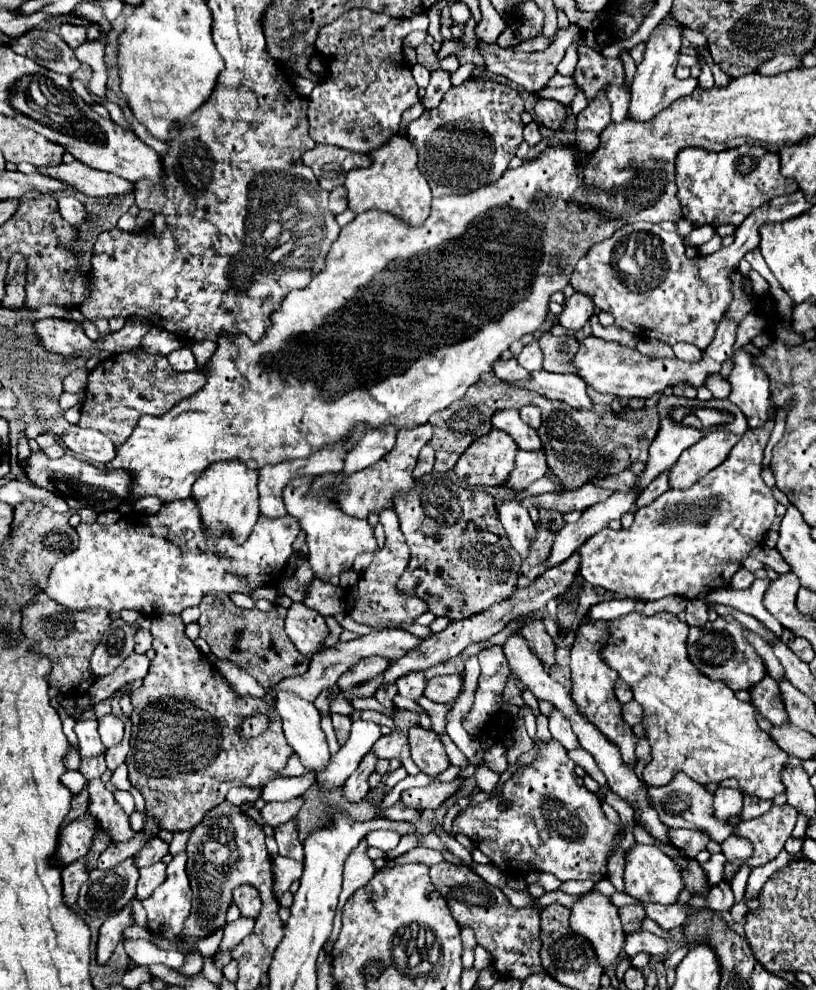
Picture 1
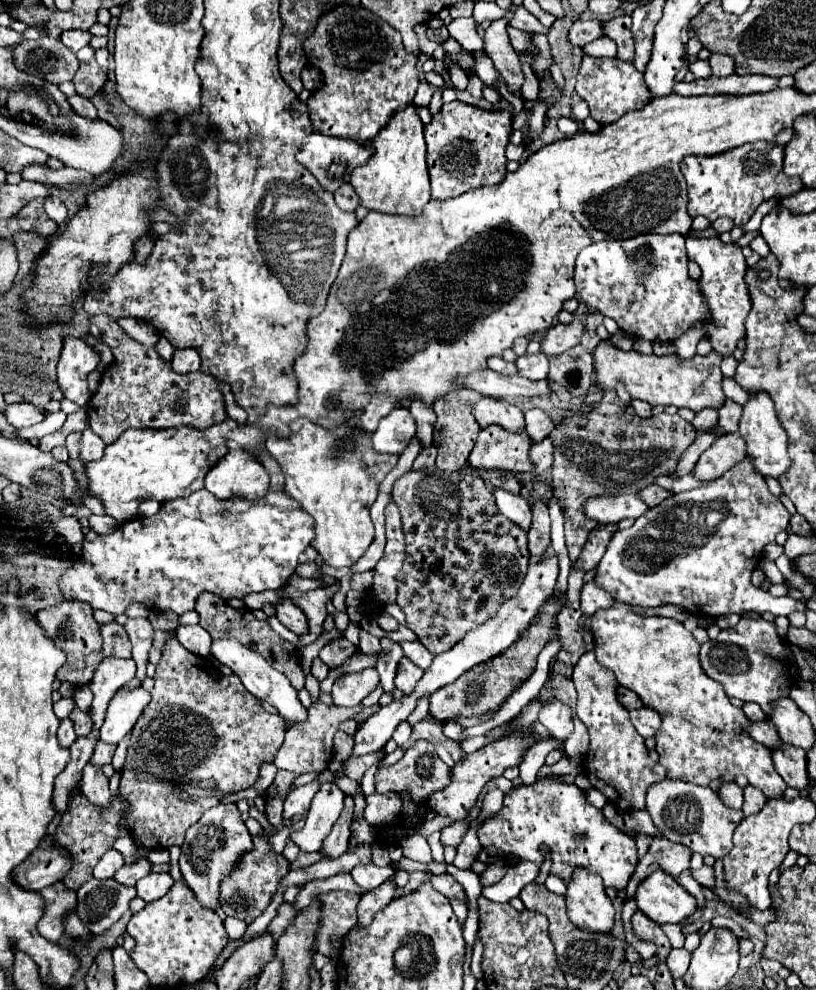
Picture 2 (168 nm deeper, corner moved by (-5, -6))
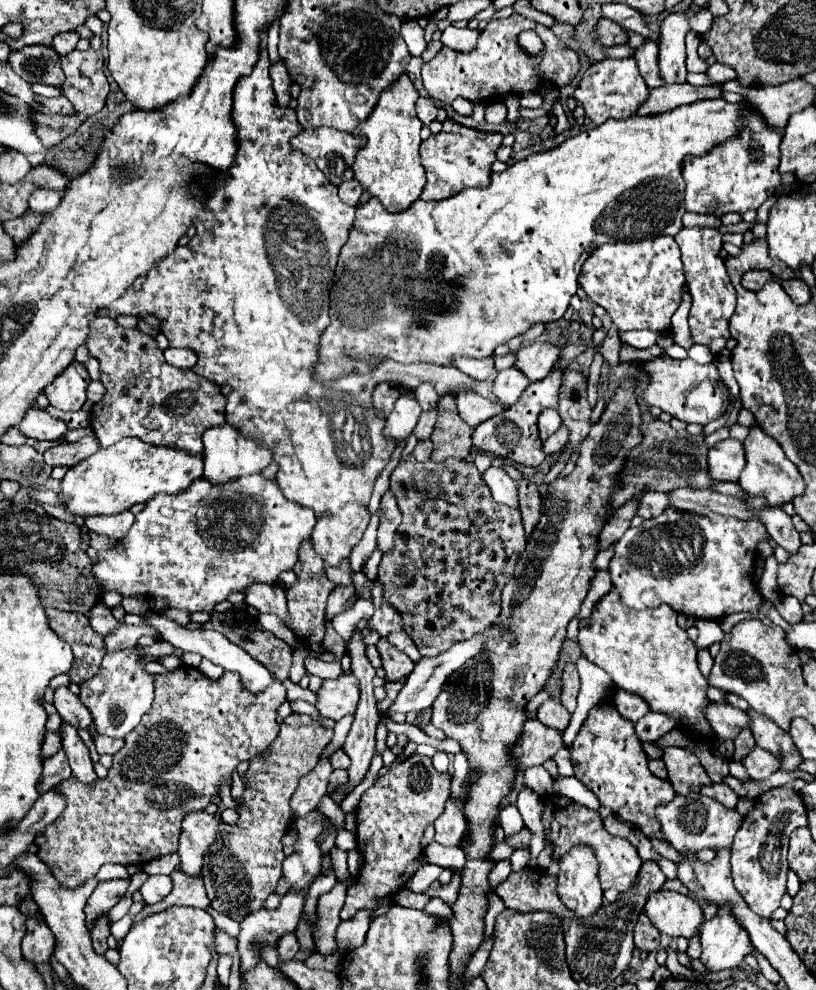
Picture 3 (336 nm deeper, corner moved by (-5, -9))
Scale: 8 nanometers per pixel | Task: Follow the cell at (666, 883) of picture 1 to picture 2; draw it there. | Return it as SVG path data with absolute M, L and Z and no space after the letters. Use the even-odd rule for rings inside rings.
M651 873L637 889L637 907L657 925L681 923L695 913L697 901L671 875Z

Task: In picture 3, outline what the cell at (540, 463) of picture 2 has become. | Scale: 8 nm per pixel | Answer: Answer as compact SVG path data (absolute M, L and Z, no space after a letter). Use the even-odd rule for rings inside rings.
M561 426L553 436L549 436L545 442L543 442L543 452L547 456L553 456L553 454L559 454L563 450L563 446L567 444L567 438L569 438L569 430L565 426Z

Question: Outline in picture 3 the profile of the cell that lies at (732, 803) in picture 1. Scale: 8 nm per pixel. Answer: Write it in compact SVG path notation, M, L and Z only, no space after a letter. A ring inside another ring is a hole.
M711 784L711 786L705 786L705 788L701 788L701 794L709 796L709 798L715 798L725 808L735 808L737 802L739 802L739 796L727 784Z

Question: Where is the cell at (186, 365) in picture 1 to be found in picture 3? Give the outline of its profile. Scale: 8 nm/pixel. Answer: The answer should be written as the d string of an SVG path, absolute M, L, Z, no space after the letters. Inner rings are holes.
M167 348L167 350L165 350L165 360L167 360L169 364L173 364L175 368L189 370L189 368L195 366L197 356L195 356L195 352L189 352L187 348Z

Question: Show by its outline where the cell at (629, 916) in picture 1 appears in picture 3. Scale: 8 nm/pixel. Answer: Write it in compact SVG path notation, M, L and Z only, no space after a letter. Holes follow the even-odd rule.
M645 914L639 916L635 924L635 946L643 950L657 950L659 948L659 932L653 928Z

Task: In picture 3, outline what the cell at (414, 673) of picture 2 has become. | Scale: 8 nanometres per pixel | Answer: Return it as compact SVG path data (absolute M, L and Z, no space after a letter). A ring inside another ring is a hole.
M385 640L377 642L377 650L379 650L379 654L381 654L383 668L385 668L385 672L387 672L387 680L389 680L389 682L405 680L405 678L409 676L409 672L413 672L415 664L411 662L411 658L409 658L405 652L393 648L389 642L385 642Z

